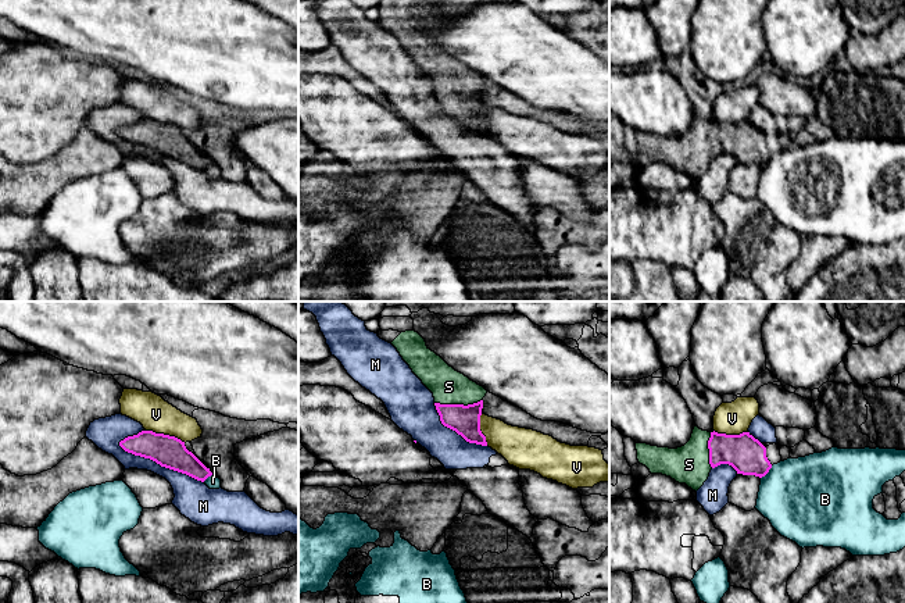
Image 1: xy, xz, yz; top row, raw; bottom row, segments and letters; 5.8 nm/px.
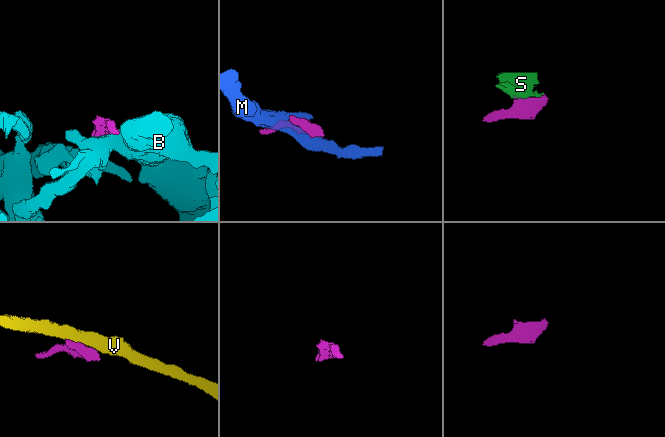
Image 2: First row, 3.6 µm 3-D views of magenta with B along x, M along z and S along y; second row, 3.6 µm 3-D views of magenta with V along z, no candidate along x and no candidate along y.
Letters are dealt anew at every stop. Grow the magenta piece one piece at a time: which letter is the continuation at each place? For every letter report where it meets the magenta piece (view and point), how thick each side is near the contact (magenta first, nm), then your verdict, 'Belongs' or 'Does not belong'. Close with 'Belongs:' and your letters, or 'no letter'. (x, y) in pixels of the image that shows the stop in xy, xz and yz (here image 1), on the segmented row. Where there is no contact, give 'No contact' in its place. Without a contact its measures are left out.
B: Touches magenta at yz (766, 473). Thickness 220 nm (magenta) against 460 nm. Does not belong
M: Touches magenta at xy (160, 464). Thickness 190 nm (magenta) against 190 nm. Does not belong
S: Touches magenta at xz (457, 405). Thickness 180 nm (magenta) against 200 nm. Belongs
V: Touches magenta at xy (165, 435). Thickness 190 nm (magenta) against 200 nm. Does not belong
Belongs: S

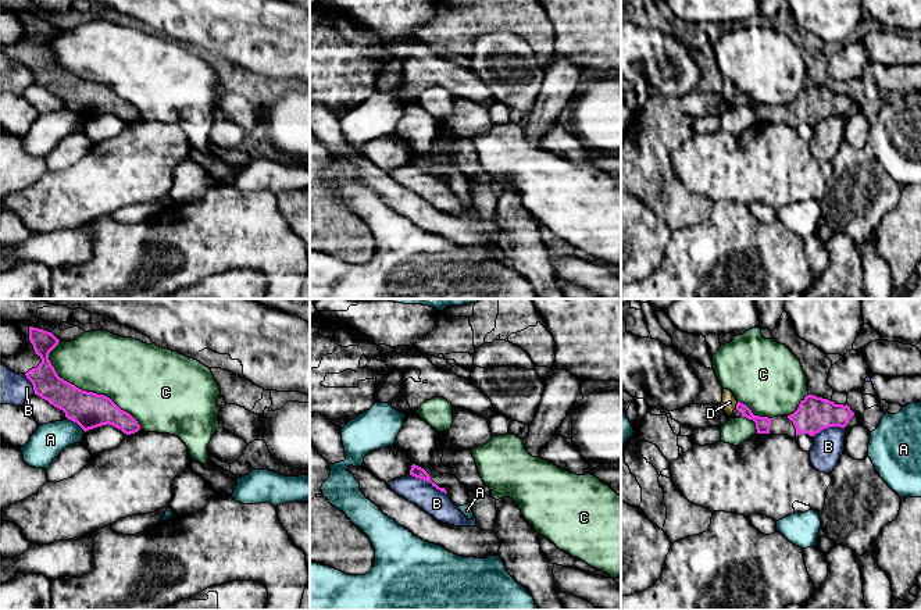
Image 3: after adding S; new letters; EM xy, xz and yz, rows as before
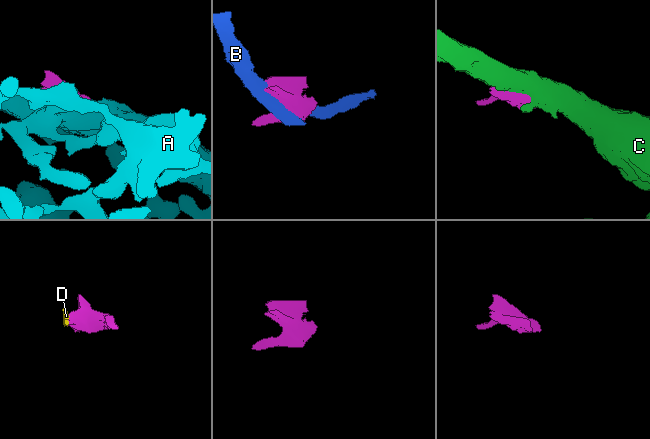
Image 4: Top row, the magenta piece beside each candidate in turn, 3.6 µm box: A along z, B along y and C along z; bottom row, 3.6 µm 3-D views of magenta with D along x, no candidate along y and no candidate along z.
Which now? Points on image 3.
A: Touches magenta at xy (77, 423). Thickness 220 nm (magenta) against 190 nm. Does not belong
B: Touches magenta at xz (428, 481). Thickness 70 nm (magenta) against 150 nm. Does not belong
C: Touches magenta at xy (84, 391). Thickness 220 nm (magenta) against 360 nm. Does not belong
D: Touches magenta at yz (736, 405). Thickness 90 nm (magenta) against 90 nm. Belongs
Belongs: D

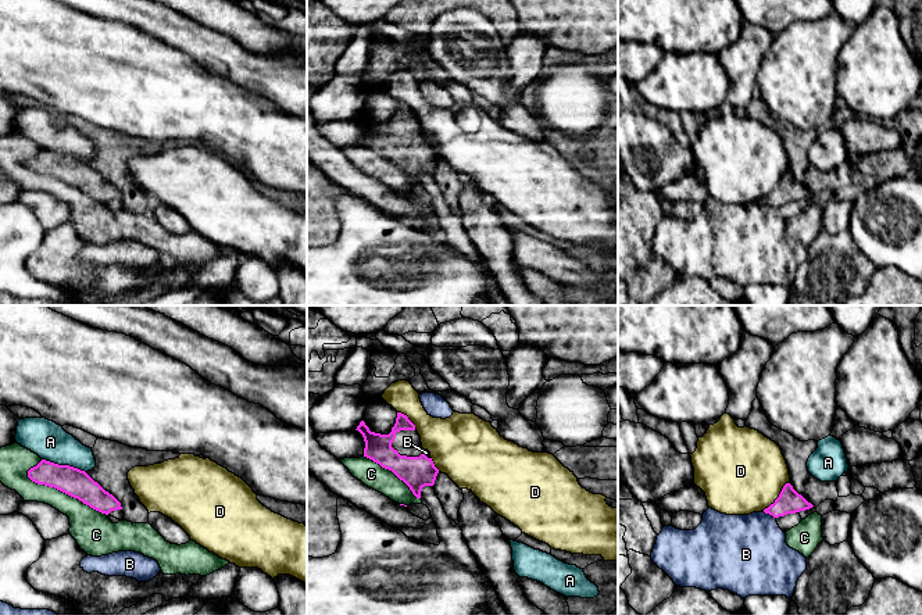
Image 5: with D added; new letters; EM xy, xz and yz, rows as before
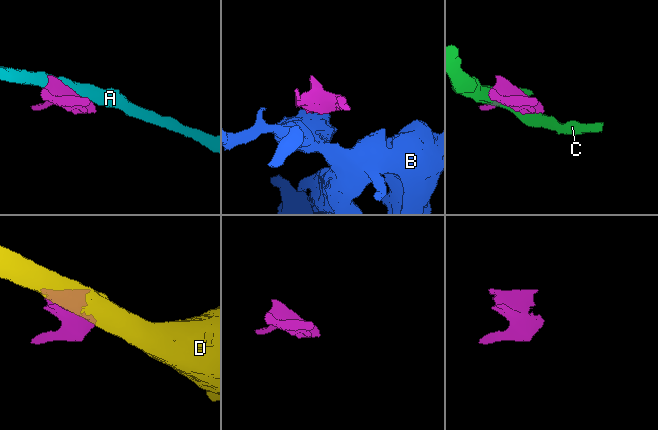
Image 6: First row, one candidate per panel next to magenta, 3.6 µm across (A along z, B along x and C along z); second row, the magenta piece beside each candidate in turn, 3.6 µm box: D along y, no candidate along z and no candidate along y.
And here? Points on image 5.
A: Touches magenta at xy (64, 465). Thickness 160 nm (magenta) against 220 nm. Does not belong
B: Touches magenta at yz (769, 514). Thickness 140 nm (magenta) against 440 nm. Does not belong
C: Touches magenta at xy (64, 492). Thickness 160 nm (magenta) against 200 nm. Does not belong
D: Touches magenta at yz (778, 497). Thickness 140 nm (magenta) against 480 nm. Does not belong
Belongs: no letter

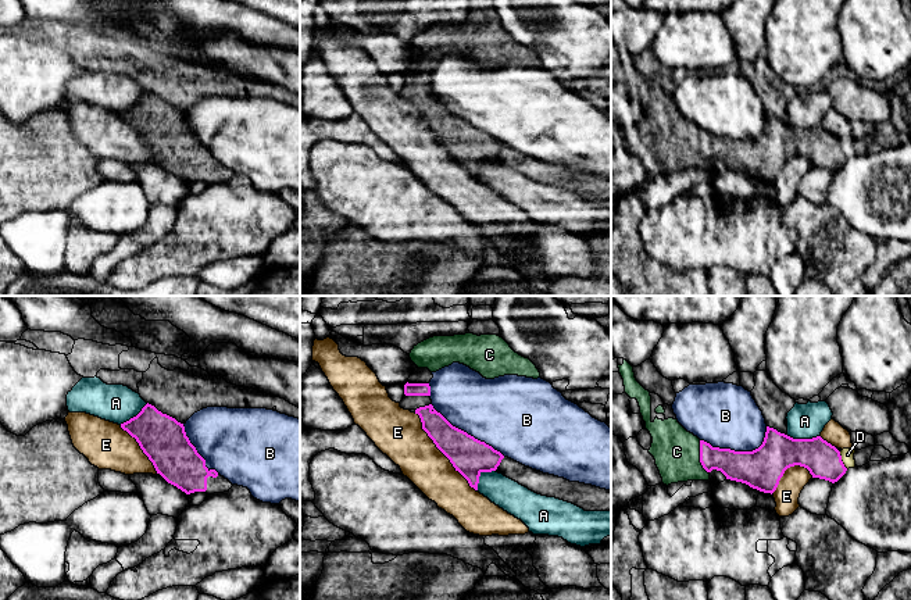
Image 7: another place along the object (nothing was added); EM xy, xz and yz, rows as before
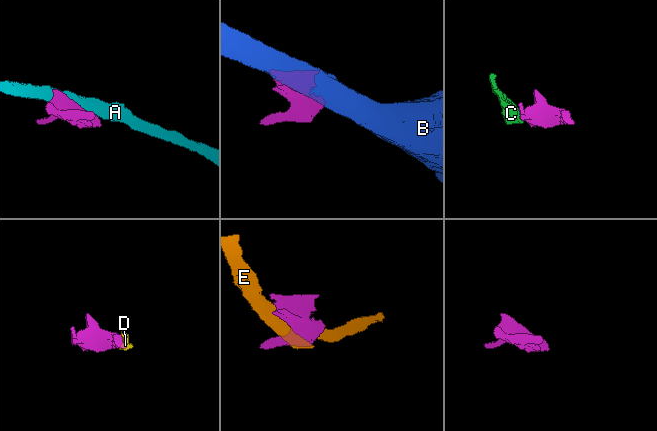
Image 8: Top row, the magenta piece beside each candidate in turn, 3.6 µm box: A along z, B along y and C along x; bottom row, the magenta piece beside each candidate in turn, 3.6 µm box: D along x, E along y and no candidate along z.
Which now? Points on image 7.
A: Touches magenta at xz (479, 475). Thickness 220 nm (magenta) against 180 nm. Does not belong
B: Touches magenta at yz (739, 452). Thickness 240 nm (magenta) against 380 nm. Does not belong
C: Touches magenta at yz (700, 457). Thickness 180 nm (magenta) against 280 nm. Belongs
D: Touches magenta at yz (840, 460). Thickness 200 nm (magenta) against 80 nm. Belongs
E: Touches magenta at xz (440, 450). Thickness 220 nm (magenta) against 280 nm. Does not belong
Belongs: C, D

